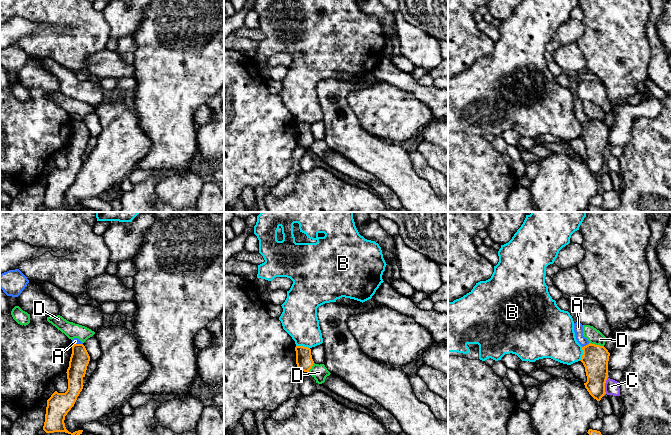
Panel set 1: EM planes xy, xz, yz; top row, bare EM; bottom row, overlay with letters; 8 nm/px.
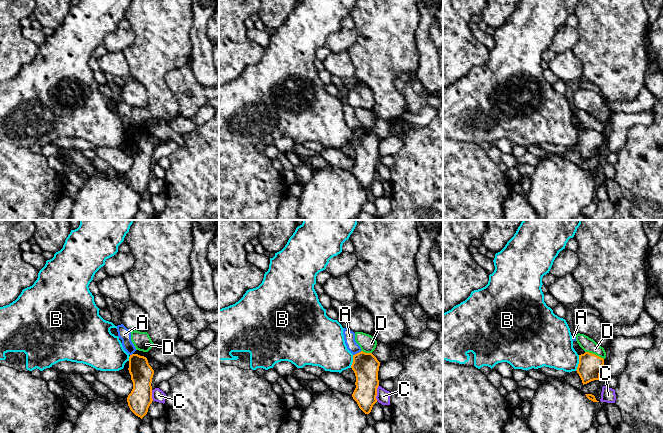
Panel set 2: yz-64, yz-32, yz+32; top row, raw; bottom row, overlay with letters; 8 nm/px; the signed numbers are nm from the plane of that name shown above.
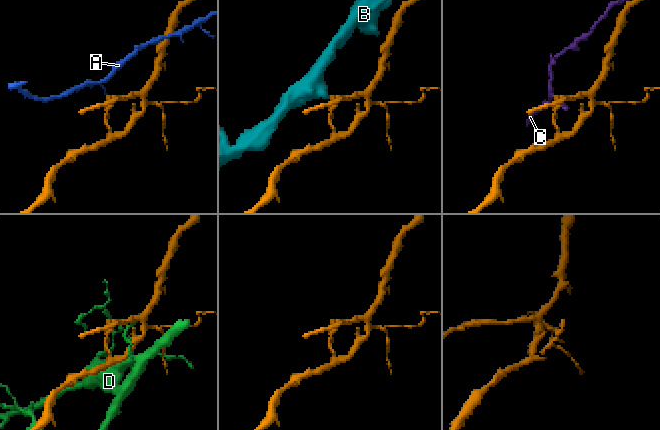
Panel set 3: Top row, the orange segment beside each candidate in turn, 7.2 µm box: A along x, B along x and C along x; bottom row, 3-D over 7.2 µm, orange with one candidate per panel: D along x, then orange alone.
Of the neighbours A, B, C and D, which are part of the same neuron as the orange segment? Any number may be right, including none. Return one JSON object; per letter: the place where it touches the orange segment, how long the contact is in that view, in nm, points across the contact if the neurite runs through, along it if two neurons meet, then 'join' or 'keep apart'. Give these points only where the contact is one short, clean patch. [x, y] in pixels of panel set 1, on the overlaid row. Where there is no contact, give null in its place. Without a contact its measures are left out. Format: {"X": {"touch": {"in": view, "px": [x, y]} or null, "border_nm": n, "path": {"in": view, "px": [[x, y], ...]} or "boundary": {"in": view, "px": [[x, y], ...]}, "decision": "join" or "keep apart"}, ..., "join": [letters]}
{"A": {"touch": {"in": "yz", "px": [586, 345]}, "border_nm": 70, "boundary": {"in": "yz", "px": [[589, 343], [582, 347]]}, "decision": "keep apart"}, "B": {"touch": {"in": "xz", "px": [303, 346]}, "border_nm": 110, "boundary": {"in": "xz", "px": [[296, 345], [309, 348]]}, "decision": "keep apart"}, "C": {"touch": {"in": "yz", "px": [604, 385]}, "border_nm": 140, "decision": "keep apart"}, "D": {"touch": {"in": "yz", "px": [596, 345]}, "border_nm": 120, "decision": "keep apart"}, "join": []}

